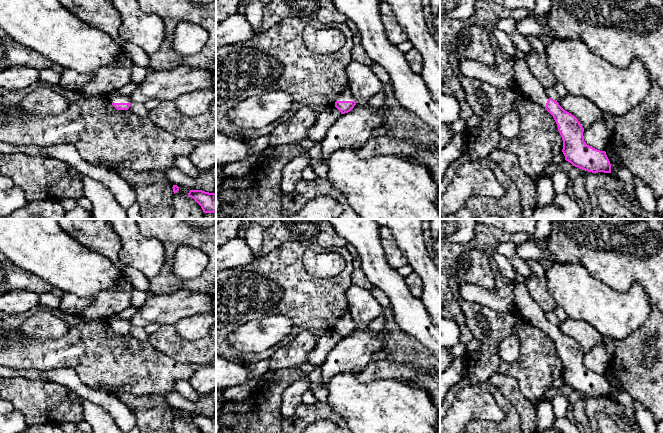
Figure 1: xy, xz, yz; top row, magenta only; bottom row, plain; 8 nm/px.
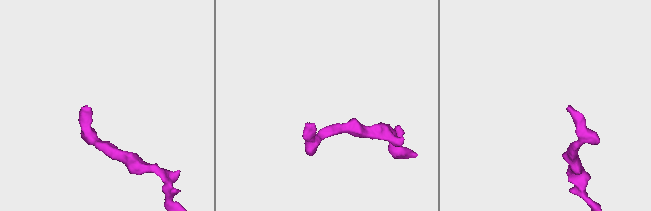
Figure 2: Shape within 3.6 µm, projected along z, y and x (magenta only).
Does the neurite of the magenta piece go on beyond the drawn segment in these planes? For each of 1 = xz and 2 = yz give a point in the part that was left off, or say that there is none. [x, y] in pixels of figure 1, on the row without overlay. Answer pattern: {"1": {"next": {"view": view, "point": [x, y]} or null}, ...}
{"1": {"next": {"view": "xz", "point": [347, 319]}}, "2": {"next": {"view": "yz", "point": [524, 304]}}}

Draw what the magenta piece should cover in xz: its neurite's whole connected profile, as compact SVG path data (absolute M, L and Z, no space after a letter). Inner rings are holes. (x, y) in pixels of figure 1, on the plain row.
M350 312L336 321L335 331L341 338L350 336L355 329L356 326Z

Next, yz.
M515 282L514 305L520 316L553 340L563 364L562 376L566 385L588 396L611 397L611 388L606 376L585 367L584 352L578 343L565 335L557 325L548 321L545 312L529 295L524 282Z

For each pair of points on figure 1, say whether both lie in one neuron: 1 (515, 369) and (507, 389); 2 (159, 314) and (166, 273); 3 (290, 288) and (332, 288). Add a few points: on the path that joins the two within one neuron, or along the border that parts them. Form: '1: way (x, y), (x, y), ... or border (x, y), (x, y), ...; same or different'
1: border (489, 376), (495, 373), (512, 375), (525, 395); different
2: border (186, 289), (171, 291), (165, 294), (151, 294); different
3: way (300, 288), (322, 288); same

